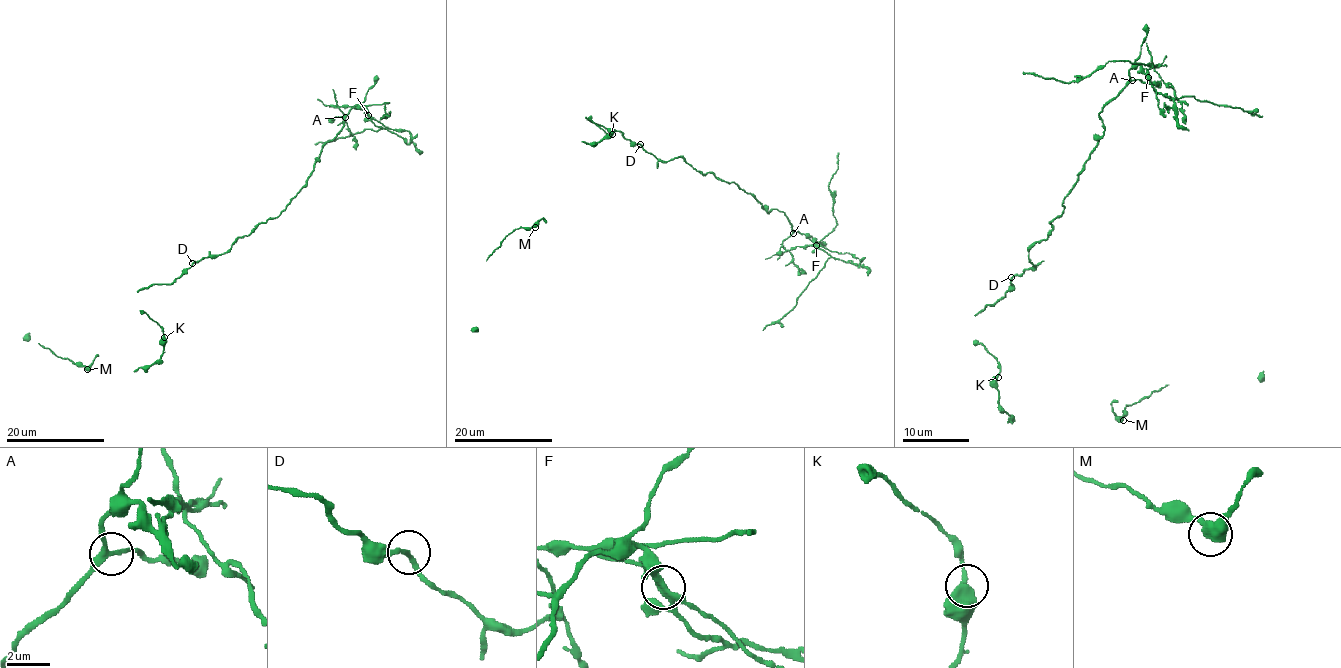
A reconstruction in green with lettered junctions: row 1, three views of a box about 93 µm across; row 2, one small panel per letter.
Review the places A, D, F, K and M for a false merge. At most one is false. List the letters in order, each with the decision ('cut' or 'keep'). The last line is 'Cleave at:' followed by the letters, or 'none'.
A: keep
D: keep
F: cut
K: keep
M: keep
Cleave at: F

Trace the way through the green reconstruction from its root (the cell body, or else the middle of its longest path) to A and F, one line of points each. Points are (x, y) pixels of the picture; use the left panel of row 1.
A: (192, 263), (224, 254), (260, 223), (277, 217), (305, 184), (321, 148), (339, 133), (345, 117)
F: (192, 263), (224, 254), (277, 217), (347, 114), (363, 106), (368, 115)

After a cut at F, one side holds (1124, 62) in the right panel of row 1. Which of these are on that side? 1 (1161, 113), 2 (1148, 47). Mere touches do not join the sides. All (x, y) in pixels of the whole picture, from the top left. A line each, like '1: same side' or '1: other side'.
1: other side
2: same side

